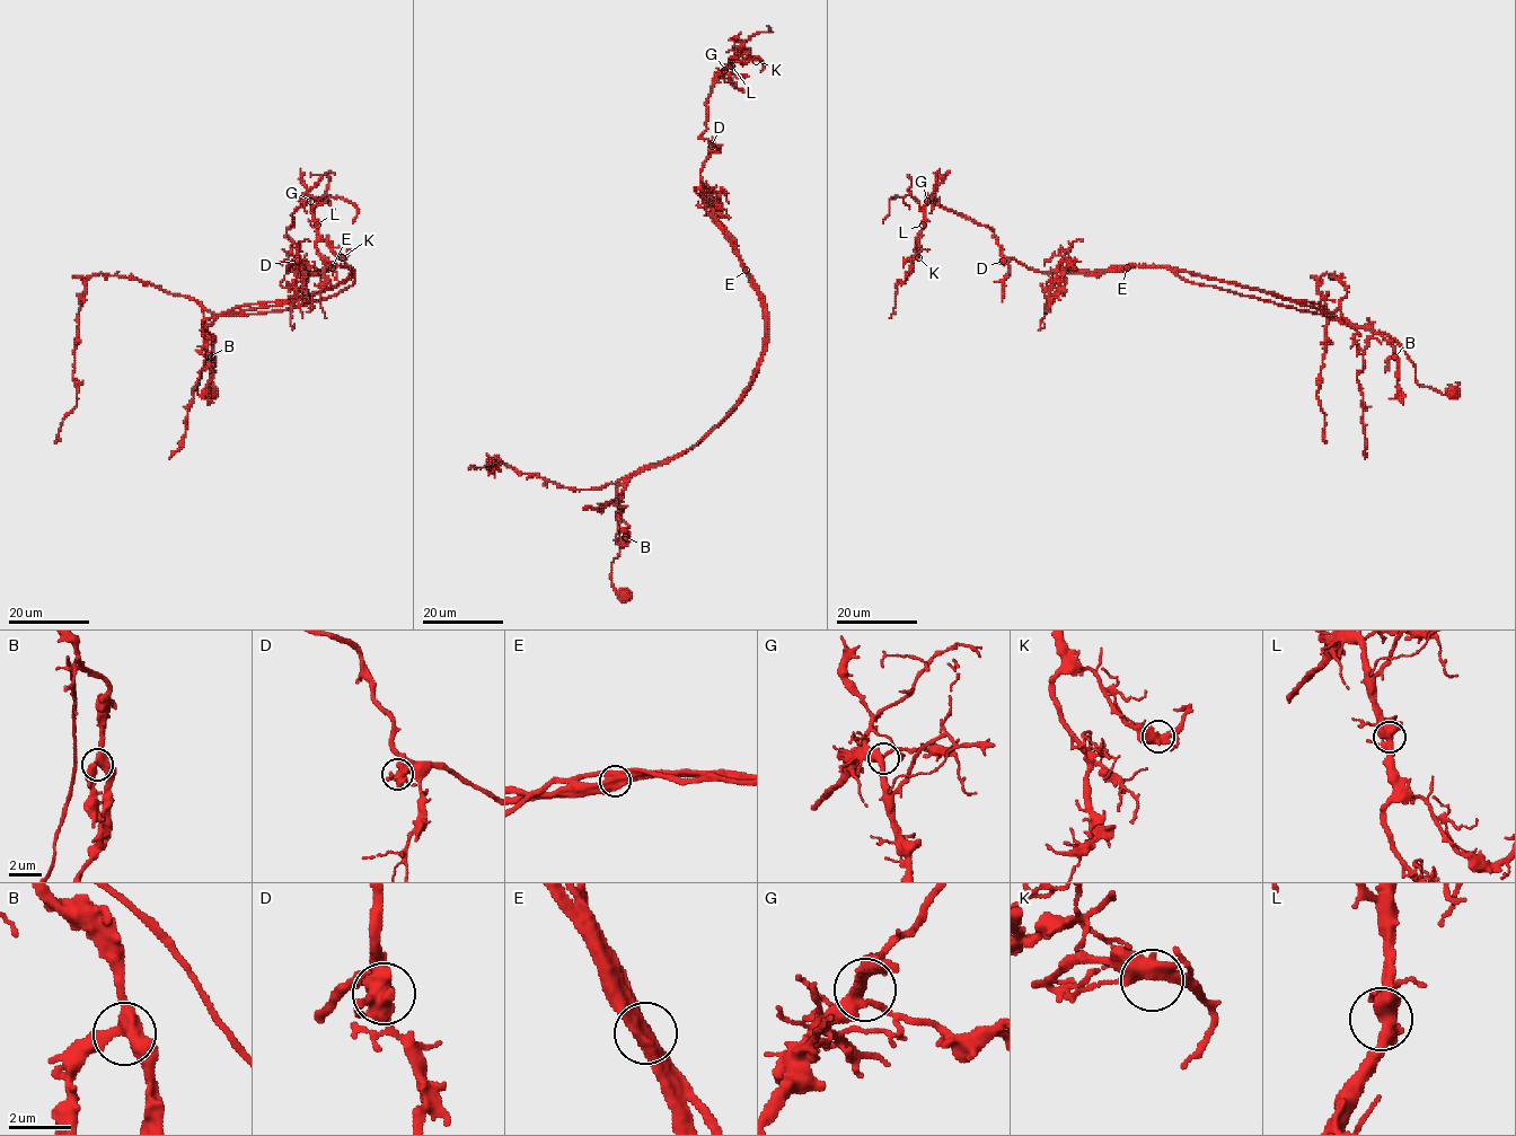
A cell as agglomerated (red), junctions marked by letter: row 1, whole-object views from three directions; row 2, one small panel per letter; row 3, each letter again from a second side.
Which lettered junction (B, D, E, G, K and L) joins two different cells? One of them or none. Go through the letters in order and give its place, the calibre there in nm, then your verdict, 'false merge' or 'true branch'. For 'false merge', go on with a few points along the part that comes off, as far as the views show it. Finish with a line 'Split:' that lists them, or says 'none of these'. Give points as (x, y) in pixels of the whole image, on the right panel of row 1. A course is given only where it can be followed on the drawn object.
B: place (1394, 357); calibre 400 nm; true branch
D: place (1003, 261); calibre 500 nm; true branch
E: place (1127, 267); calibre 460 nm; false merge; course (1127, 267), (1190, 271), (1332, 314), (1345, 284), (1325, 274), (1319, 281), (1328, 314), (1316, 390), (1325, 442)
G: place (927, 201); calibre 340 nm; true branch
K: place (918, 257); calibre 480 nm; true branch
L: place (923, 225); calibre 550 nm; true branch
Split: E

